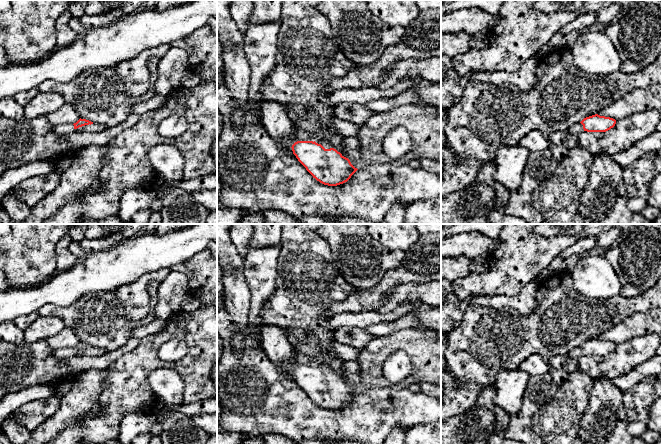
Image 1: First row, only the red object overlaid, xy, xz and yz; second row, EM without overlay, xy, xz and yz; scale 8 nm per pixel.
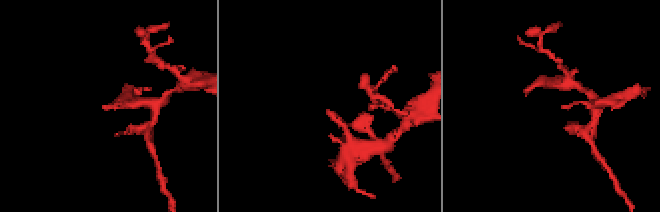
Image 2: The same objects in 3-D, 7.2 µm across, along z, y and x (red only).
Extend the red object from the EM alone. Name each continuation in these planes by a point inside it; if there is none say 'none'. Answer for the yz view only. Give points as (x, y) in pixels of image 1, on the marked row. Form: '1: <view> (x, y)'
1: yz (577, 128)

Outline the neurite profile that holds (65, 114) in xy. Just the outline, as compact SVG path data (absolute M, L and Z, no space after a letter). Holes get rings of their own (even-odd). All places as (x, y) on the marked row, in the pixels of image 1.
M65 103L58 110L47 114L46 117L53 127L65 123L74 124L80 119L75 108L69 103Z

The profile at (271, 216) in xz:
M265 210L263 216L267 224L302 224L296 217L279 210Z

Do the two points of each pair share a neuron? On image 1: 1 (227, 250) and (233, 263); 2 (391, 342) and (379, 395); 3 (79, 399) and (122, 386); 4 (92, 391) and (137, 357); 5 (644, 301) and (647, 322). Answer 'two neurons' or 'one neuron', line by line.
1: one neuron
2: two neurons
3: two neurons
4: two neurons
5: two neurons

